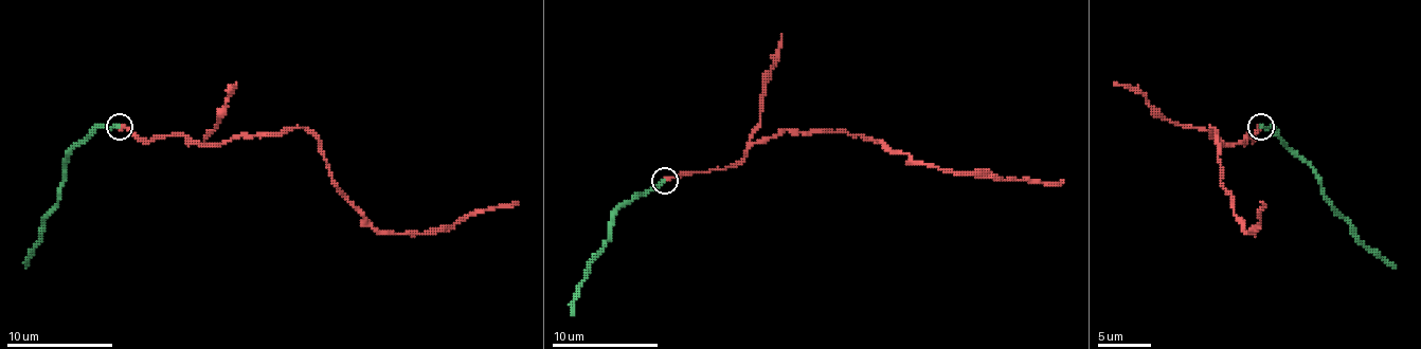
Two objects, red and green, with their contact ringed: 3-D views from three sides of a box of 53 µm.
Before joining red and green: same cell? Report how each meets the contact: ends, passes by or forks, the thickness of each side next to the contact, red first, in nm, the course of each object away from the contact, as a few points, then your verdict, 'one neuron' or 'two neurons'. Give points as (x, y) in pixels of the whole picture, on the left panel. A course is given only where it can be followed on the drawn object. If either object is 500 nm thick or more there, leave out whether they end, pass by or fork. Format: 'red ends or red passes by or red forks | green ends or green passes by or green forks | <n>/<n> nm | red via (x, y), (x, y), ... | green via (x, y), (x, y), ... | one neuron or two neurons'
red ends | green ends | 320/200 nm | red via (119, 127), (199, 143), (302, 127), (319, 141), (331, 183), (379, 231), (435, 234), (518, 202) | green via (119, 127), (95, 127), (69, 153), (60, 199), (25, 268) | one neuron

